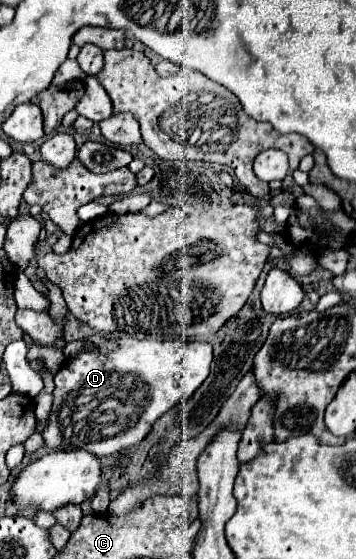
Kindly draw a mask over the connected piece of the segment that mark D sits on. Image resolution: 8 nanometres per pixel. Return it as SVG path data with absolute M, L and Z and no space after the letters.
M127 334L119 339L119 345L119 351L103 351L103 347L97 347L93 353L83 353L59 369L55 375L55 401L49 425L43 431L49 449L85 449L95 455L111 455L139 445L161 415L175 409L183 399L197 391L207 379L213 359L213 349L205 341L162 340L151 336L140 340Z

